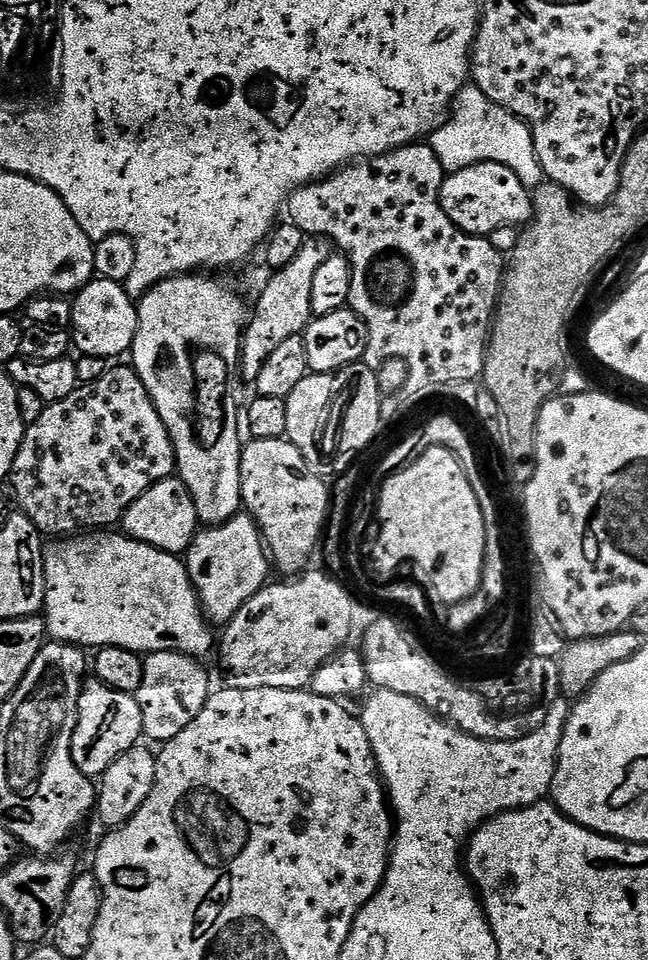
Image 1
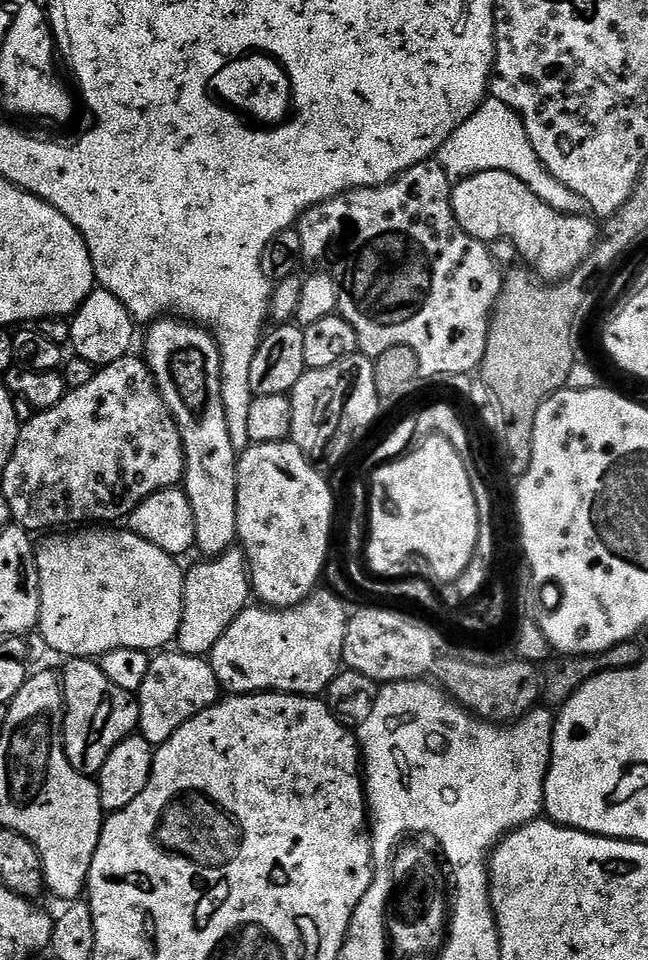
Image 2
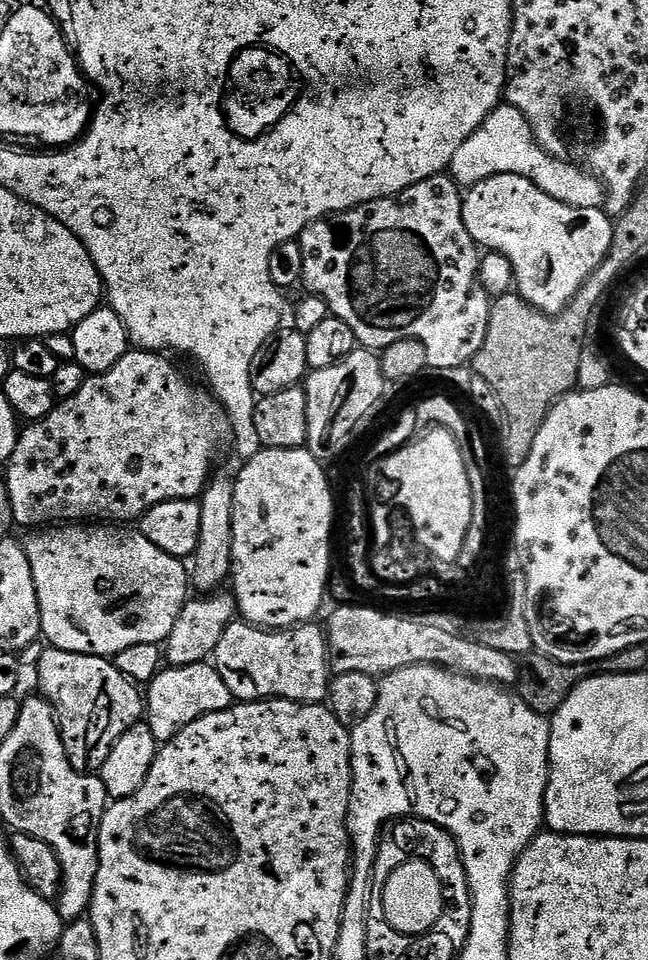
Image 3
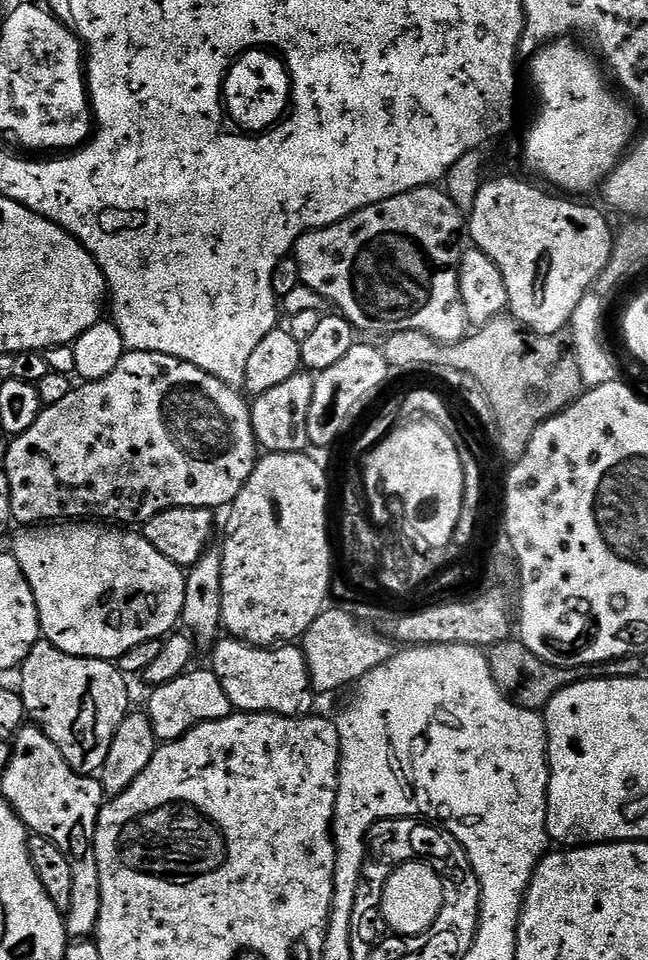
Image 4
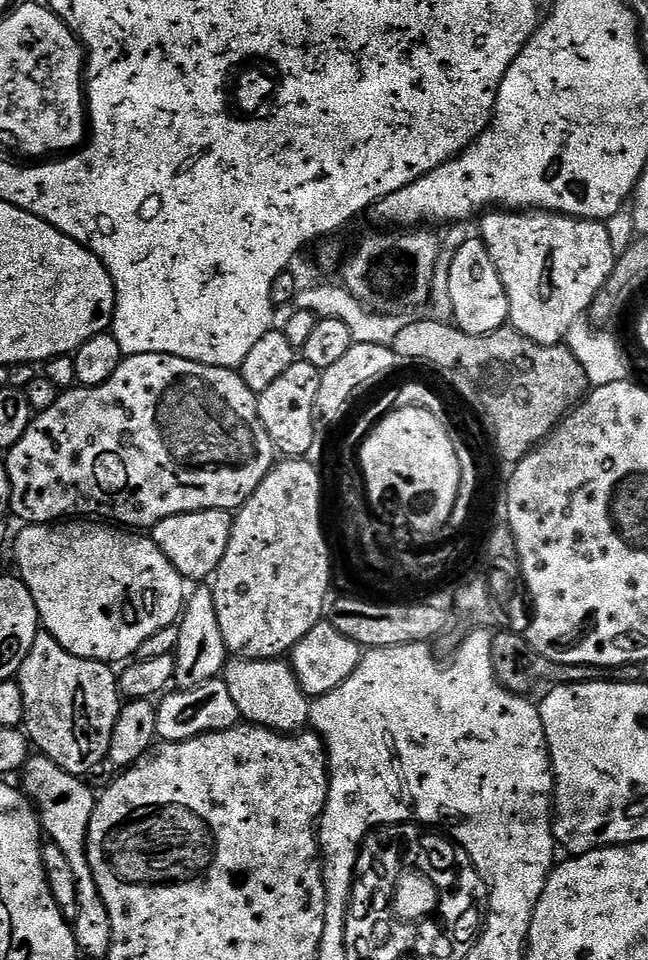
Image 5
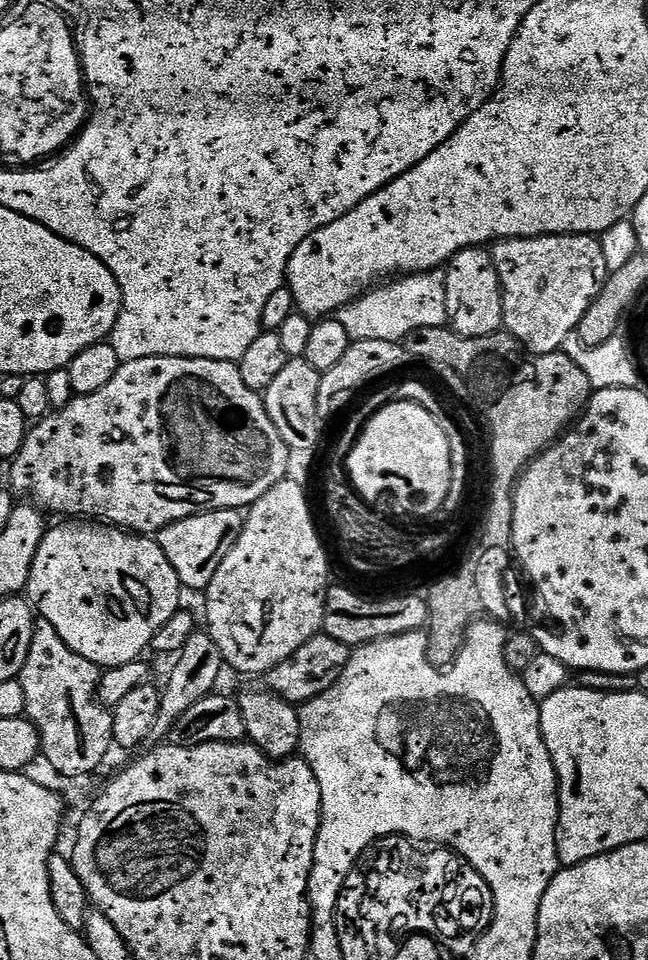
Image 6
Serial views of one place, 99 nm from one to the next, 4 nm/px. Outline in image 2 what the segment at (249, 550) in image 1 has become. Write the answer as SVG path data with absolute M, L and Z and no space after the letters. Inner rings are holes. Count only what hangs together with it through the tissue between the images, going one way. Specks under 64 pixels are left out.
M233 546L221 556L204 558L199 562L201 564L196 564L192 569L187 569L184 572L182 622L174 644L179 651L185 652L187 656L207 657L211 653L212 647L218 642L218 638L222 638L222 634L226 634L230 622L234 622L234 618L238 618L238 614L242 614L242 610L249 607L253 590L252 581L248 575L248 562L239 547Z

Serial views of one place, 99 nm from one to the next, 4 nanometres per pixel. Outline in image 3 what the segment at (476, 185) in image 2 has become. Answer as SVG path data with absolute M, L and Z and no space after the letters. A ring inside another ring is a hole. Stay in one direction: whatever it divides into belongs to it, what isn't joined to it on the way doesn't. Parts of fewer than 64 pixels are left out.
M498 174L486 178L486 182L478 182L472 188L467 189L463 193L463 197L462 222L466 226L466 230L470 230L470 238L474 238L474 242L481 249L502 254L510 262L510 266L514 268L515 291L530 306L534 306L539 312L545 312L548 316L558 315L576 297L578 290L588 281L588 277L594 274L594 270L598 270L598 266L608 257L608 251L612 249L612 239L616 233L614 220L604 211L603 207L591 208L590 210L571 208L558 202L558 198L550 198L550 194L538 190L538 186L534 186L534 182L530 182L530 178L522 178L518 174Z

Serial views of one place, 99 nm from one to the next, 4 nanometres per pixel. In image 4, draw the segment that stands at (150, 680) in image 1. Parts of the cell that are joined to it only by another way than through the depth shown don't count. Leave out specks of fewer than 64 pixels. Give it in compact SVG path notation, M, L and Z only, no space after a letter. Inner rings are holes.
M189 670L184 675L165 684L157 684L151 689L146 711L154 726L157 741L171 742L185 736L192 728L211 720L221 720L231 716L234 709L222 682L210 670L196 672Z

